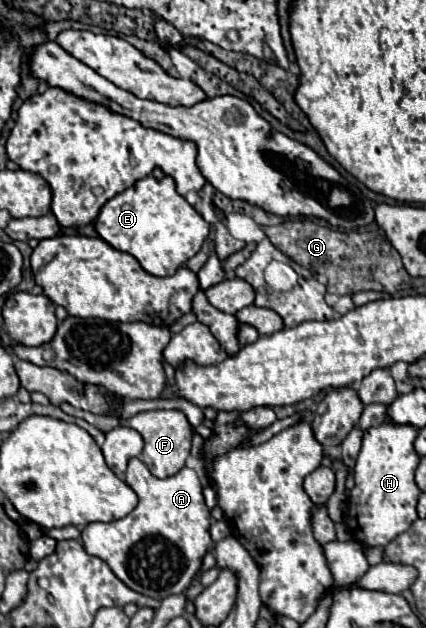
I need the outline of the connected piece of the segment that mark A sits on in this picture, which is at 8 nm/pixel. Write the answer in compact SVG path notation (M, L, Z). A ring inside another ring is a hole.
M132 459L126 469L126 483L136 491L136 495L140 499L136 509L118 521L86 525L82 531L82 541L84 541L86 551L90 555L96 555L102 561L106 561L120 581L124 581L130 589L134 589L142 595L148 595L148 597L160 601L168 595L184 593L192 585L194 577L200 573L202 559L212 545L210 525L214 519L210 515L210 509L204 503L202 483L200 483L198 473L188 467L182 467L176 475L158 479L146 469L146 465L140 459Z

